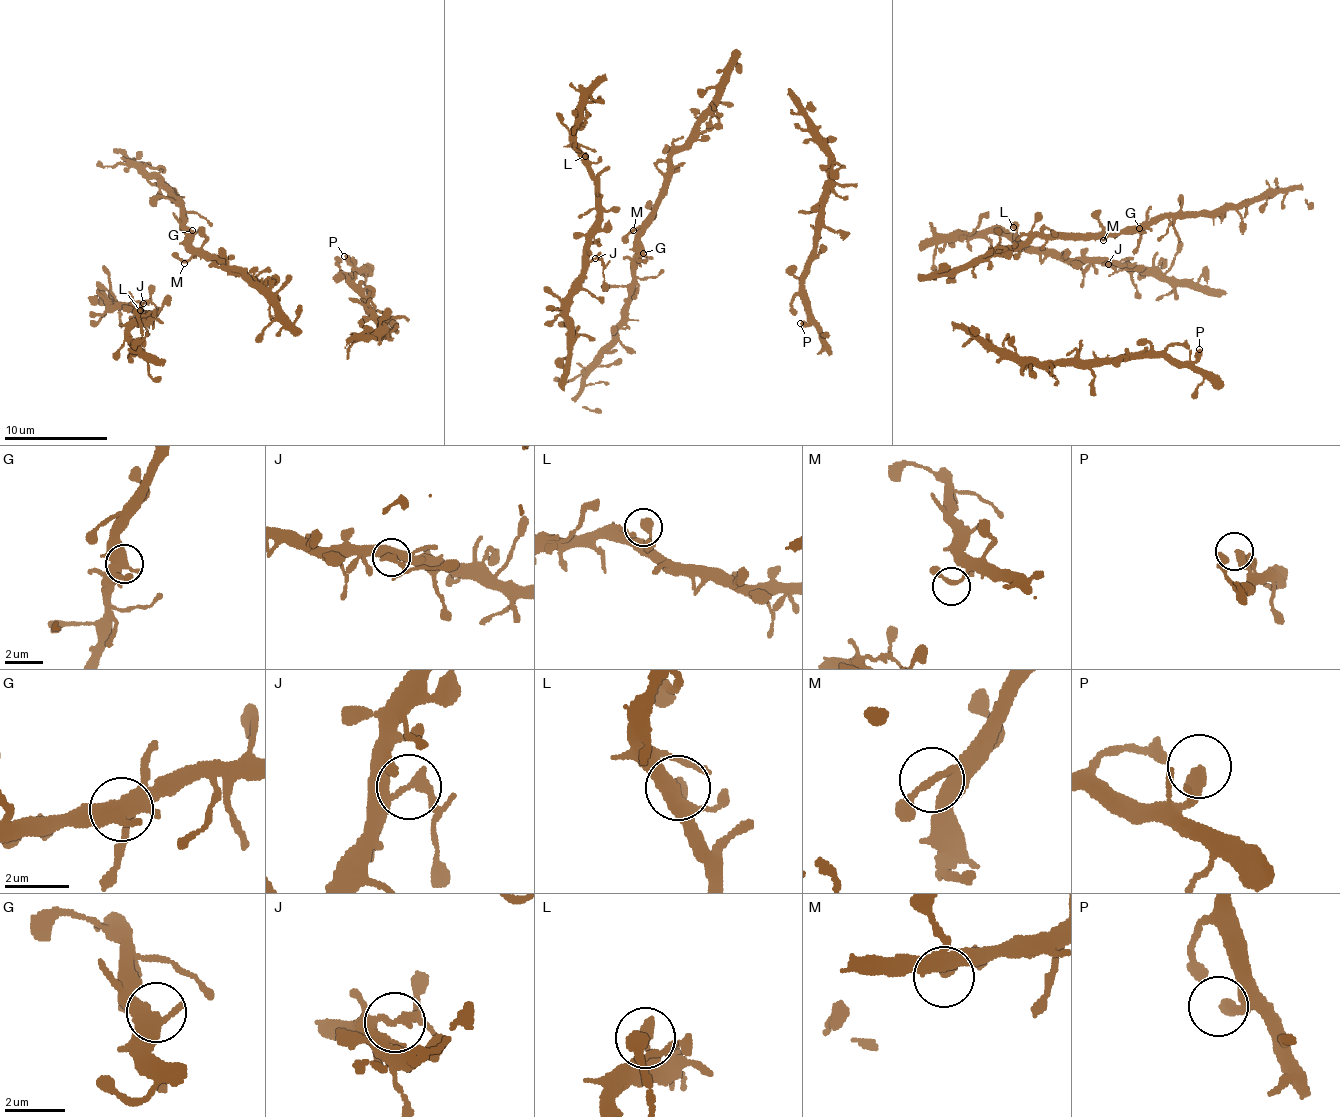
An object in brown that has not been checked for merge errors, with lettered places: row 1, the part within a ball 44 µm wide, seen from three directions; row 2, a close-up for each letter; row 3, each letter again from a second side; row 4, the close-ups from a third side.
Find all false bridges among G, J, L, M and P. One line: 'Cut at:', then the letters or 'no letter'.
Cut at: J

